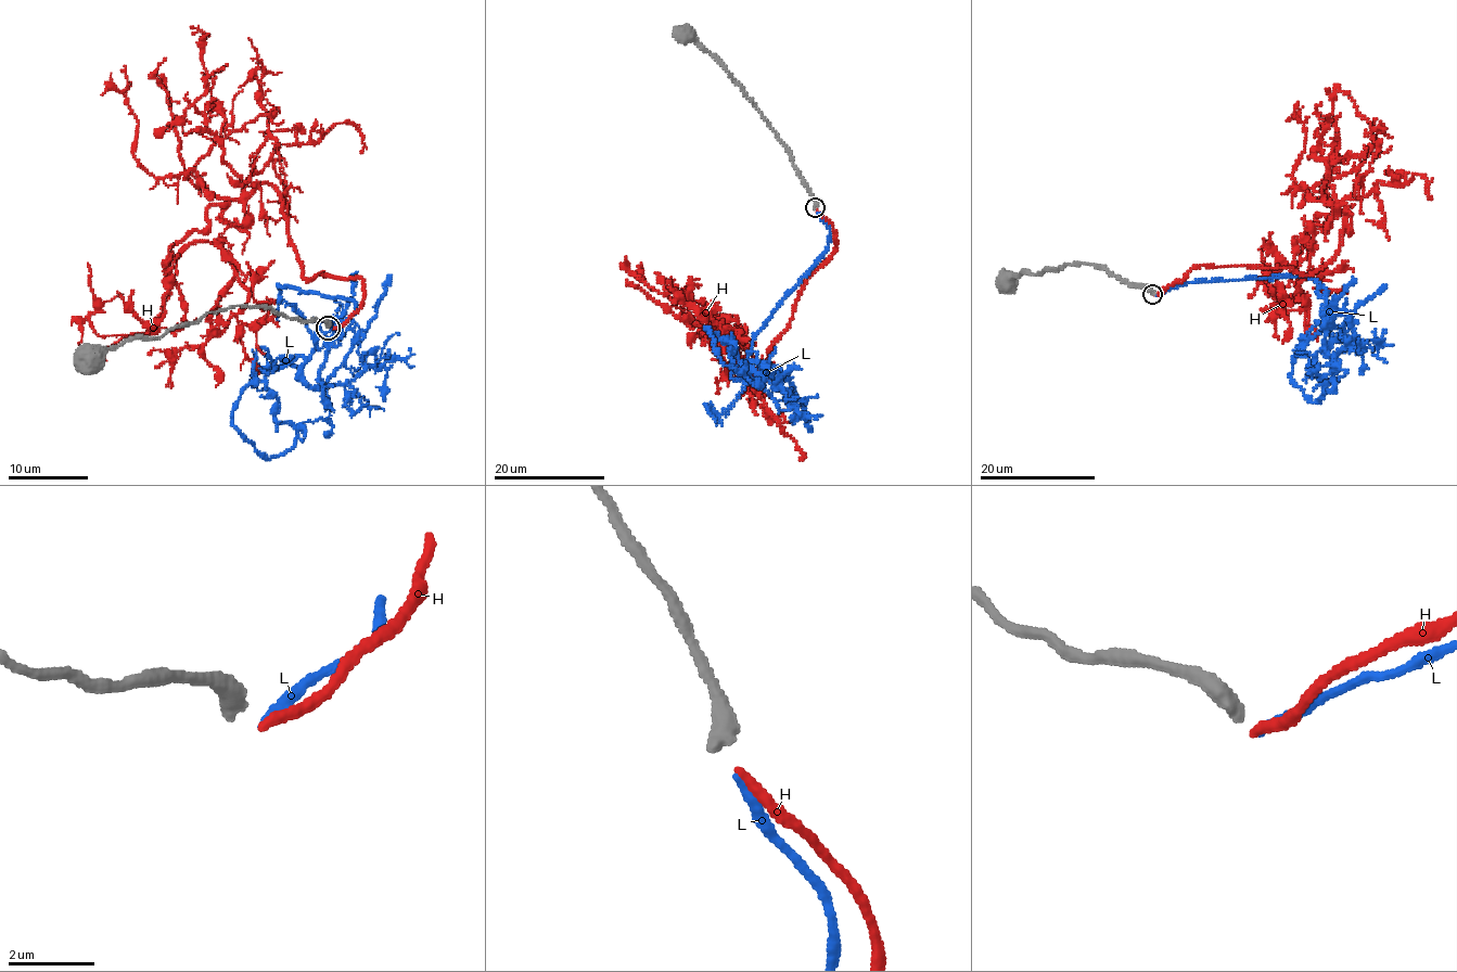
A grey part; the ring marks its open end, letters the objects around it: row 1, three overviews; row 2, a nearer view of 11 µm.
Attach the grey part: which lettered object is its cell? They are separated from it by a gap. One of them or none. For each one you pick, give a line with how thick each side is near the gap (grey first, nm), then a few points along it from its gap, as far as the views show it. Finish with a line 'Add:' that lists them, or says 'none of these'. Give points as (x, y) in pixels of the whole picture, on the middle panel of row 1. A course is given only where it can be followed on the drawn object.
H: calibres 400 and 240 nm; course (817, 209), (833, 228), (833, 254), (806, 281), (761, 369), (633, 275), (639, 268)
Add: H

